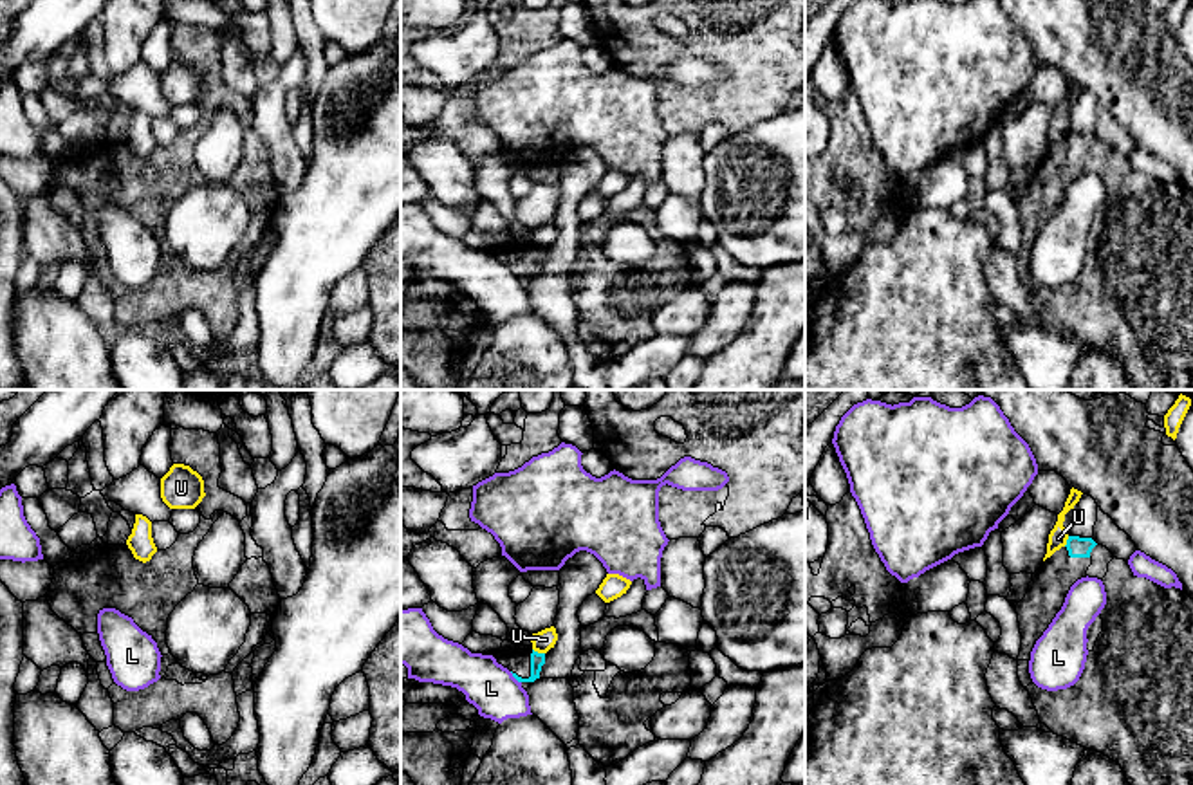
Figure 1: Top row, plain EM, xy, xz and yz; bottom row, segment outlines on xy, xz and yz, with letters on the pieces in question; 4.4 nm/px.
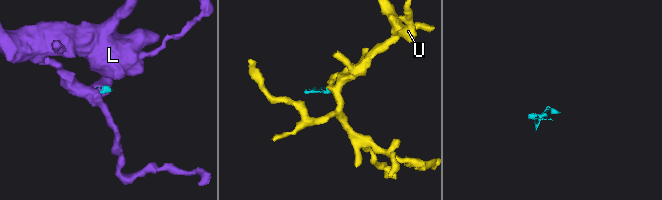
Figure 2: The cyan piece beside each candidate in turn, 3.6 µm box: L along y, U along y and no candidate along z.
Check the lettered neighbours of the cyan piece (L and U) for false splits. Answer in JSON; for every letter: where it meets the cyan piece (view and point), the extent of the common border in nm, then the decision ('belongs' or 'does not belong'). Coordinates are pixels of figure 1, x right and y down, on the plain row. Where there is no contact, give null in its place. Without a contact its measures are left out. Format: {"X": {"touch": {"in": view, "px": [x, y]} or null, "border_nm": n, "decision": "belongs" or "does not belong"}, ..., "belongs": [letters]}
{"L": {"touch": {"in": "xz", "px": [515, 273]}, "border_nm": 80, "decision": "does not belong"}, "U": {"touch": {"in": "xz", "px": [536, 248]}, "border_nm": 60, "decision": "does not belong"}, "belongs": []}

